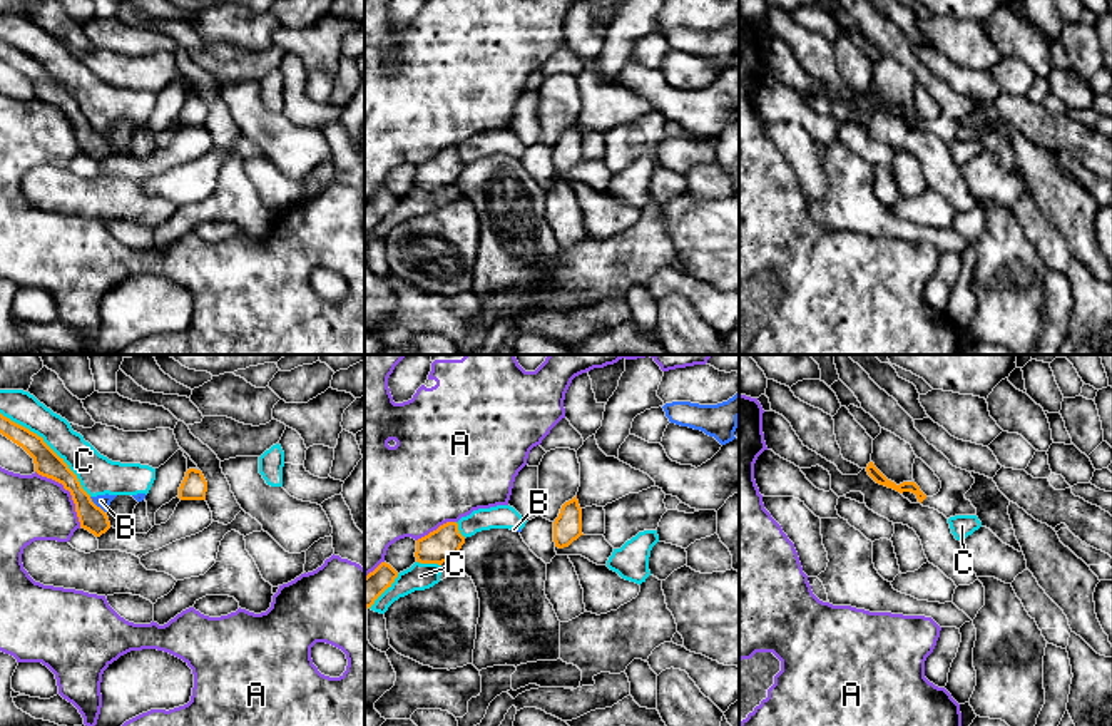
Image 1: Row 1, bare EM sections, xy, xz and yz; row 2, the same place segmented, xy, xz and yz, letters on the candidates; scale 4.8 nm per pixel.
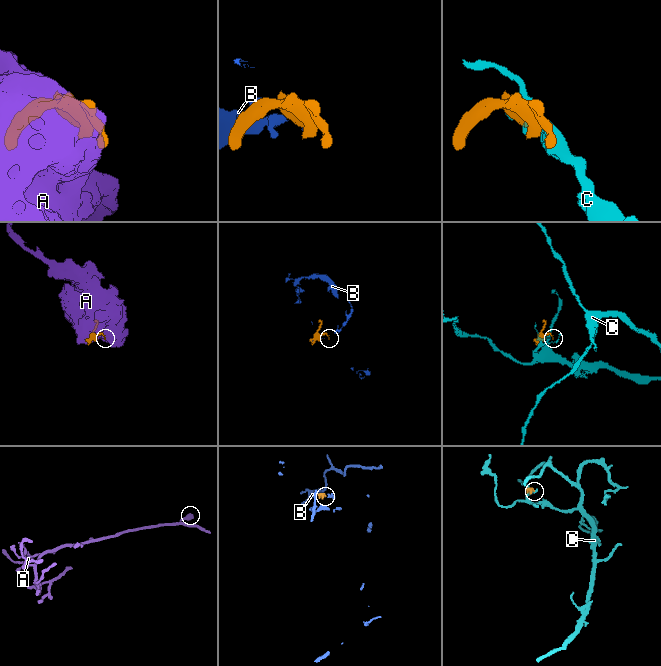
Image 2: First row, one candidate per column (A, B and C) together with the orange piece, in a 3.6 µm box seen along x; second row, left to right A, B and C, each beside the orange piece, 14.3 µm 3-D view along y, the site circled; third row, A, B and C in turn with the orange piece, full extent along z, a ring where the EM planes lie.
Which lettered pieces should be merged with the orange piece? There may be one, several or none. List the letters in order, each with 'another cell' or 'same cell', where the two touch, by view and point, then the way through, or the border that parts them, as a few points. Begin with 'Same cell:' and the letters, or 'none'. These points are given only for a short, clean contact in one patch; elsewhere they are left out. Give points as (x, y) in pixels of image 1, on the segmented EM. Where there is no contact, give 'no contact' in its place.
Same cell: none
A: another cell; contact xy (69, 490)
B: another cell; contact xy (96, 506)
C: another cell; contact xy (49, 447)

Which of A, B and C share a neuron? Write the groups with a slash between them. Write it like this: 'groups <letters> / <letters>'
groups A / B C

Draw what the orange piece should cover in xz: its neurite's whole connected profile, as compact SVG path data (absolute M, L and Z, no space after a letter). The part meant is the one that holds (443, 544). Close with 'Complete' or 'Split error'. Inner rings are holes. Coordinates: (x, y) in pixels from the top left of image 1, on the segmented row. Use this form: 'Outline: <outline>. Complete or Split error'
Outline: M446 522L436 530L416 540L416 562L420 564L438 564L455 560L465 537L458 530L457 522Z. Complete

